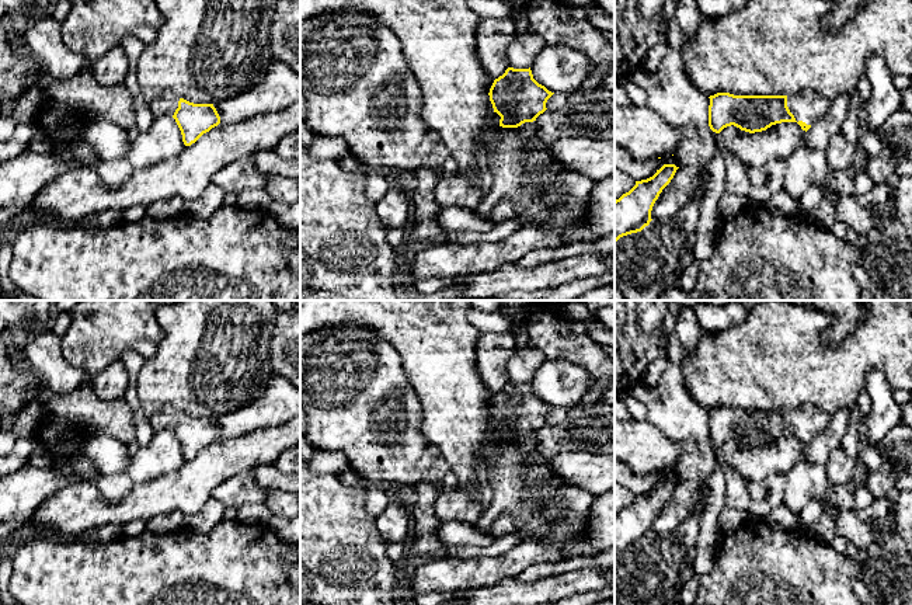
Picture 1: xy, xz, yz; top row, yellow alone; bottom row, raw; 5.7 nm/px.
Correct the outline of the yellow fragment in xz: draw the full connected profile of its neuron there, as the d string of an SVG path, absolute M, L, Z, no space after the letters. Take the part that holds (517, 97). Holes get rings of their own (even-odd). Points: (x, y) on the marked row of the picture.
M508 67L494 80L488 93L502 128L518 128L536 121L547 109L546 102L553 94L533 79L530 67Z

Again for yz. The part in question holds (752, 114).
M808 91L793 95L717 93L709 98L709 126L716 133L731 125L755 133L782 122L797 122L807 132L831 104L831 100Z

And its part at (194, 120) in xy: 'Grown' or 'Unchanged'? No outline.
Grown

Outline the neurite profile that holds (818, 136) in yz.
M849 93L831 100L828 111L807 131L807 146L825 152L832 136L842 132L842 125L849 111L852 97Z

